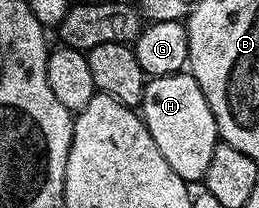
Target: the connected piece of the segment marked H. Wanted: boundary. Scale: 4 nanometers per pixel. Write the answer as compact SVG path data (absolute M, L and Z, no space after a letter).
M189 73L178 75L152 75L148 78L143 90L141 118L149 129L149 137L157 141L157 149L161 149L161 157L169 161L169 169L177 173L189 185L198 184L209 169L209 161L213 161L213 149L221 142L217 121L213 117L213 109L209 109L209 101L205 101L205 93L201 93L201 85Z

